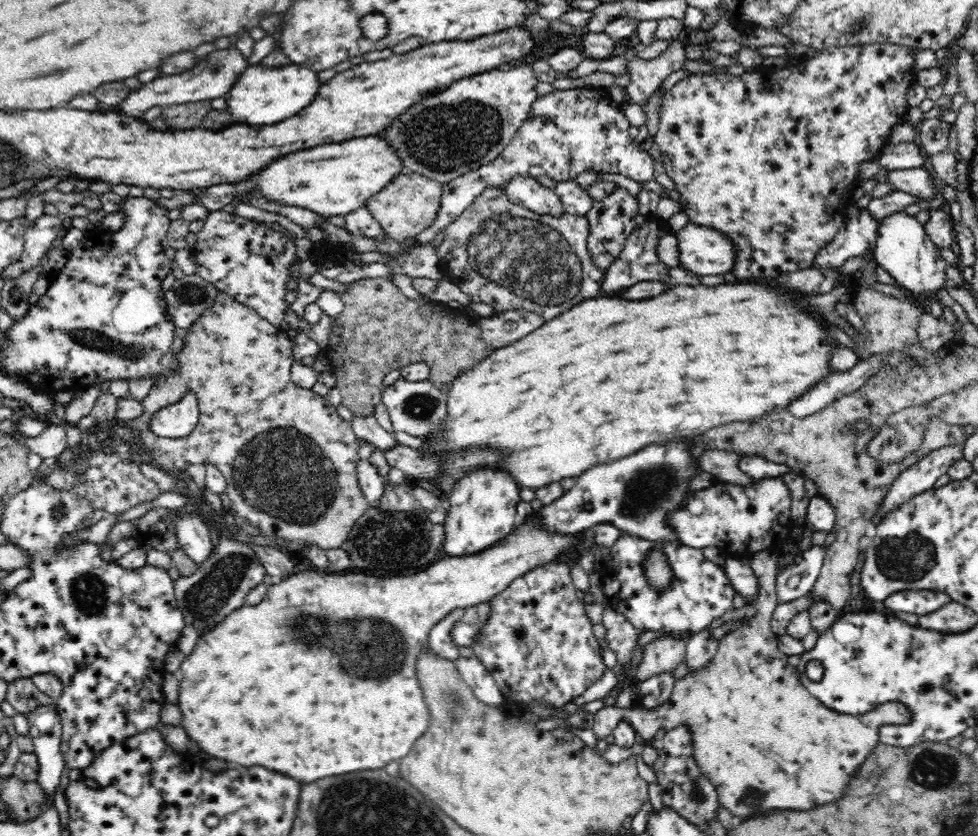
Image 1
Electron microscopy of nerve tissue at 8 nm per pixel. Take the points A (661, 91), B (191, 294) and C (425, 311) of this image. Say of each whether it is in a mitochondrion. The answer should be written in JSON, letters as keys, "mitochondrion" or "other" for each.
{"A":"other","B":"mitochondrion","C":"other"}

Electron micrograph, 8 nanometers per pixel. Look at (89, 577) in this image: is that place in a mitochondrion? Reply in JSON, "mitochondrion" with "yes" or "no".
{"mitochondrion":"yes"}

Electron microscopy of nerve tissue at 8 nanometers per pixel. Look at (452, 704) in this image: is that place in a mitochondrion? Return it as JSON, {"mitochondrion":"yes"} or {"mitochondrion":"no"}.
{"mitochondrion":"yes"}

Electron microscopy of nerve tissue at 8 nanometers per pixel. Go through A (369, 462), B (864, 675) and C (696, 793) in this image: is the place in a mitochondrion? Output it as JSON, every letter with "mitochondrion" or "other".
{"A":"other","B":"mitochondrion","C":"mitochondrion"}

